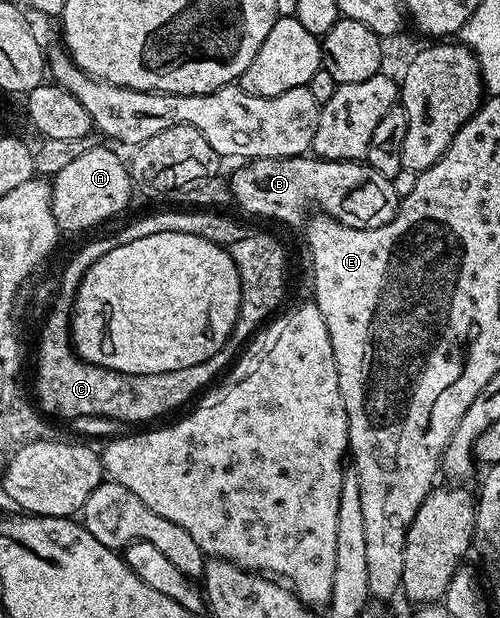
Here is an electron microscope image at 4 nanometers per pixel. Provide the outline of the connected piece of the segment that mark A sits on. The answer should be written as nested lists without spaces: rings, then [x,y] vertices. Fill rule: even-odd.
[[[95,145],[76,161],[71,161],[60,173],[53,176],[50,188],[50,208],[54,220],[58,223],[59,232],[86,231],[113,215],[118,215],[130,203],[132,180],[130,169],[125,158],[121,159],[114,151],[102,145]]]

